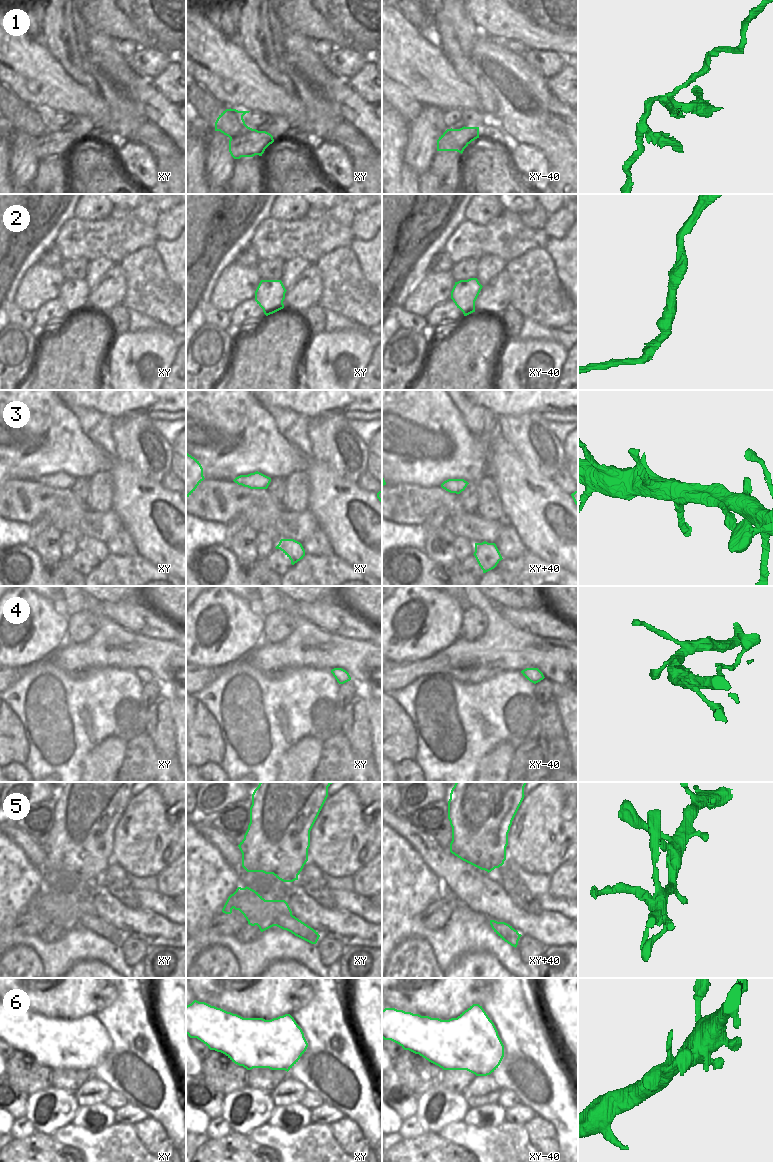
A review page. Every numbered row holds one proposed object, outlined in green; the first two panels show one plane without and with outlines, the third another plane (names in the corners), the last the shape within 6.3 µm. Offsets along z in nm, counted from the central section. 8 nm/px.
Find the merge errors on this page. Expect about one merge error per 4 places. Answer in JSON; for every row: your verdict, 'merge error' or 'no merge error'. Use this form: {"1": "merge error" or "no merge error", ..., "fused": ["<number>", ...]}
{"1": "merge error", "2": "no merge error", "3": "no merge error", "4": "no merge error", "5": "no merge error", "6": "no merge error", "fused": ["1"]}

